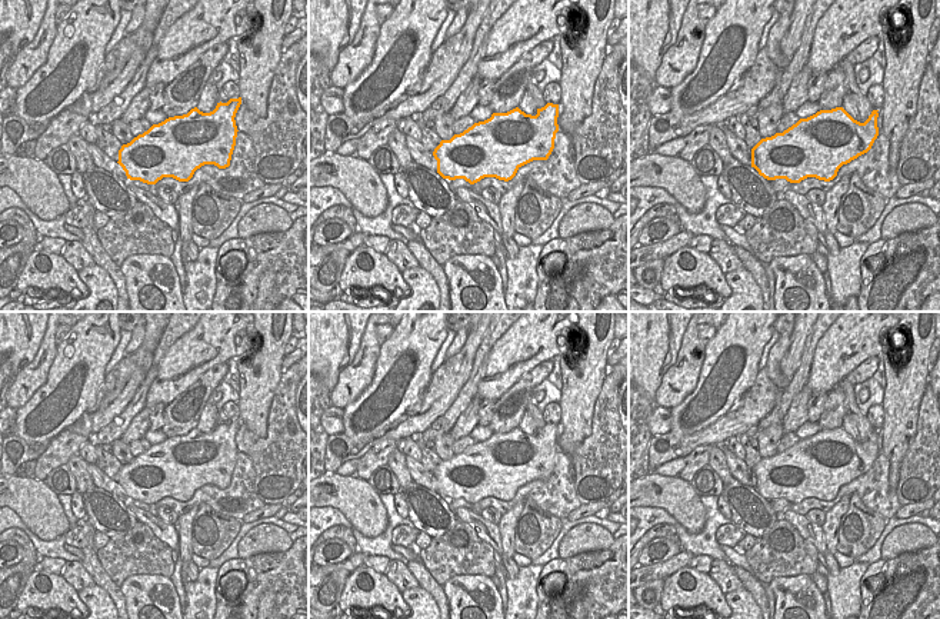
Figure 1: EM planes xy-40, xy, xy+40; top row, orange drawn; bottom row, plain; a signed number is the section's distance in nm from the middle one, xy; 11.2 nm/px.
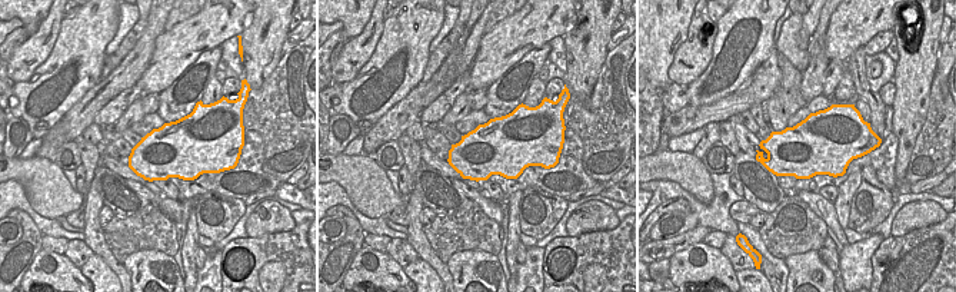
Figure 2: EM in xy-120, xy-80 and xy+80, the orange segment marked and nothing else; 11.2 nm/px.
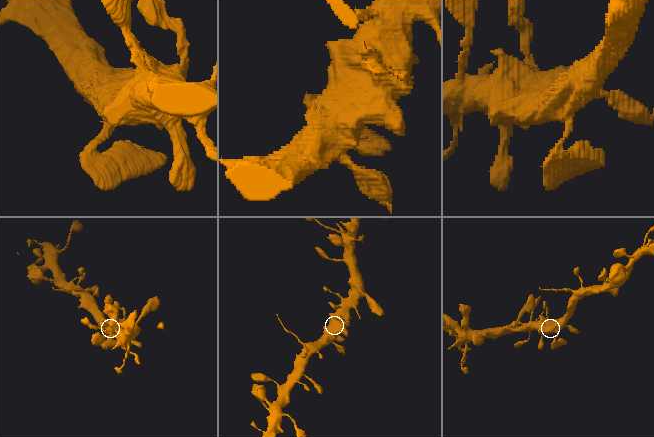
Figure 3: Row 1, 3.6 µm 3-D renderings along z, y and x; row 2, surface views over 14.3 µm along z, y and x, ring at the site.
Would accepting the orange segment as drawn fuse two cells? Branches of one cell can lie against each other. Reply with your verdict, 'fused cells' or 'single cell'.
single cell

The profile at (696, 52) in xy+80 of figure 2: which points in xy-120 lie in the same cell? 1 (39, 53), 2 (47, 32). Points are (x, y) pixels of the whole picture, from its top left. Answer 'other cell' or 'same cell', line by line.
1: same cell
2: same cell

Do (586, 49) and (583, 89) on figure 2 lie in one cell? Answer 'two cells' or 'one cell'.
one cell

